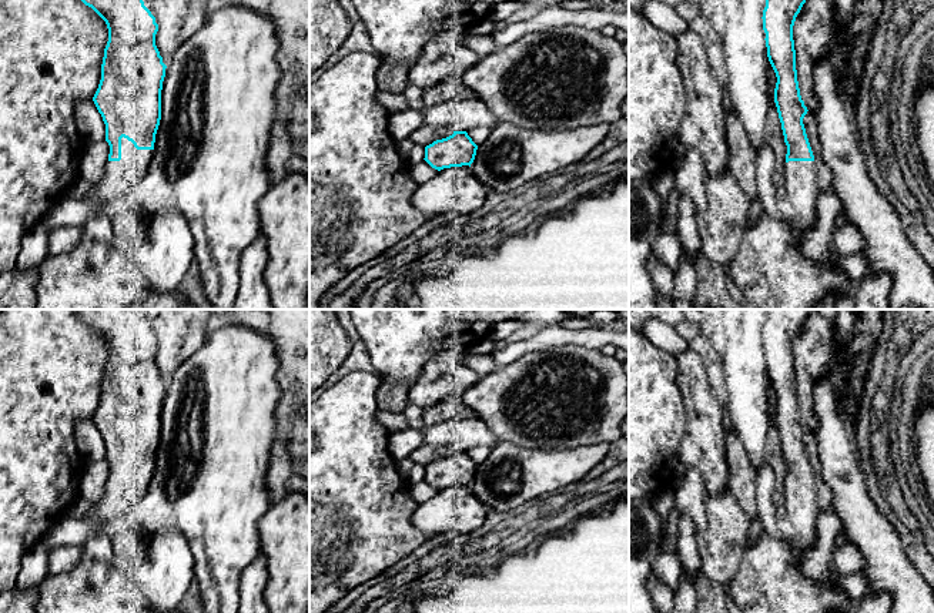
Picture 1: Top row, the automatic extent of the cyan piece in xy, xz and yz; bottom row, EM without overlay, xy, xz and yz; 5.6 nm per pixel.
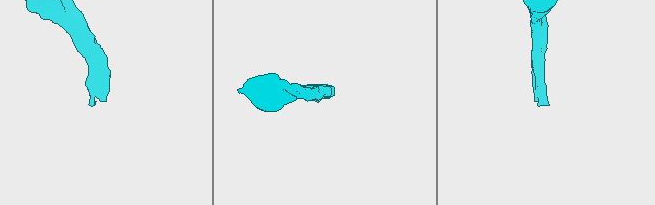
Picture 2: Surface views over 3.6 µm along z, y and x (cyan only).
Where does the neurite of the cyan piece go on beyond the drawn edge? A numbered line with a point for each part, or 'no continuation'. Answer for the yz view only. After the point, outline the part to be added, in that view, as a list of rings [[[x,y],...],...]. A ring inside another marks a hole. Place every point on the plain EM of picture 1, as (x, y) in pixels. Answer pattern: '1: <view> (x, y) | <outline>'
1: yz (767, 580) | [[[814,480],[786,482],[784,506],[794,533],[780,542],[771,542],[763,533],[747,546],[736,577],[727,584],[732,599],[743,613],[853,613],[854,603],[844,593],[840,582],[826,577],[813,580],[797,572],[800,555],[816,543],[820,510]]]

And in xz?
no continuation

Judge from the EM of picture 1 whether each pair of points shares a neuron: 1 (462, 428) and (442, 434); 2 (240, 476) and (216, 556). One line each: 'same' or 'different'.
1: same
2: same

